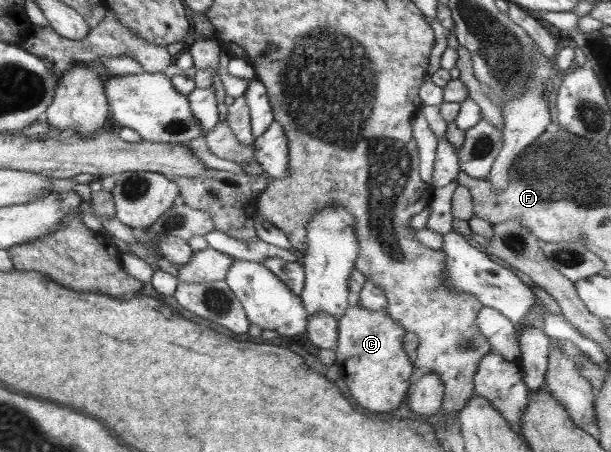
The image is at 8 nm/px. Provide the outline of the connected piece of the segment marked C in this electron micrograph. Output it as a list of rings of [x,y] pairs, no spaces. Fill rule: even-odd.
[[[356,303],[346,309],[346,312],[338,321],[338,340],[335,353],[338,358],[338,366],[342,370],[344,384],[348,386],[352,398],[358,402],[358,406],[371,410],[371,412],[390,412],[400,406],[408,388],[410,388],[410,375],[414,370],[413,362],[402,348],[402,339],[407,332],[400,327],[394,318],[391,318],[385,308],[369,310]]]

